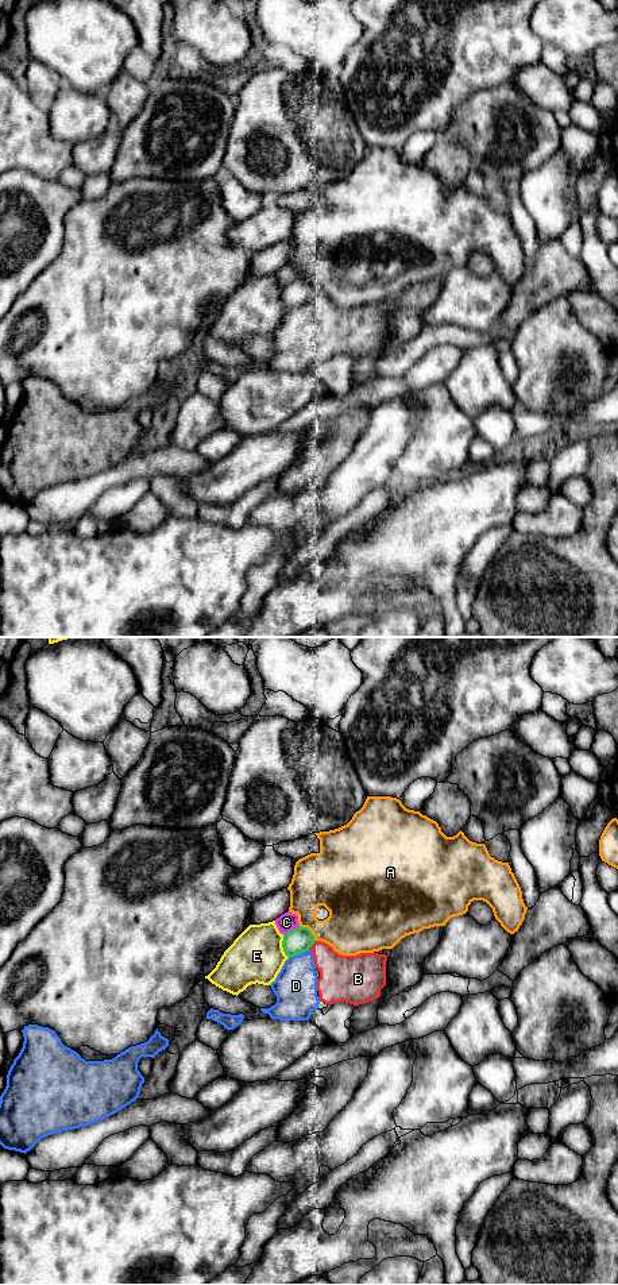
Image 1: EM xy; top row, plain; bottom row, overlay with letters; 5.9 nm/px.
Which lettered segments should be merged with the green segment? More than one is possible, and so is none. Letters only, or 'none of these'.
none of these

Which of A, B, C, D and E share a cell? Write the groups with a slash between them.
A / B D / C / E

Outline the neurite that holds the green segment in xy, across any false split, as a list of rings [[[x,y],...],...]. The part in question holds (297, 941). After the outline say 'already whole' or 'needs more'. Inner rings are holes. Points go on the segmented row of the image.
[[[296,927],[283,935],[282,948],[287,957],[298,956],[316,942],[314,935],[308,927]]]; already whole

